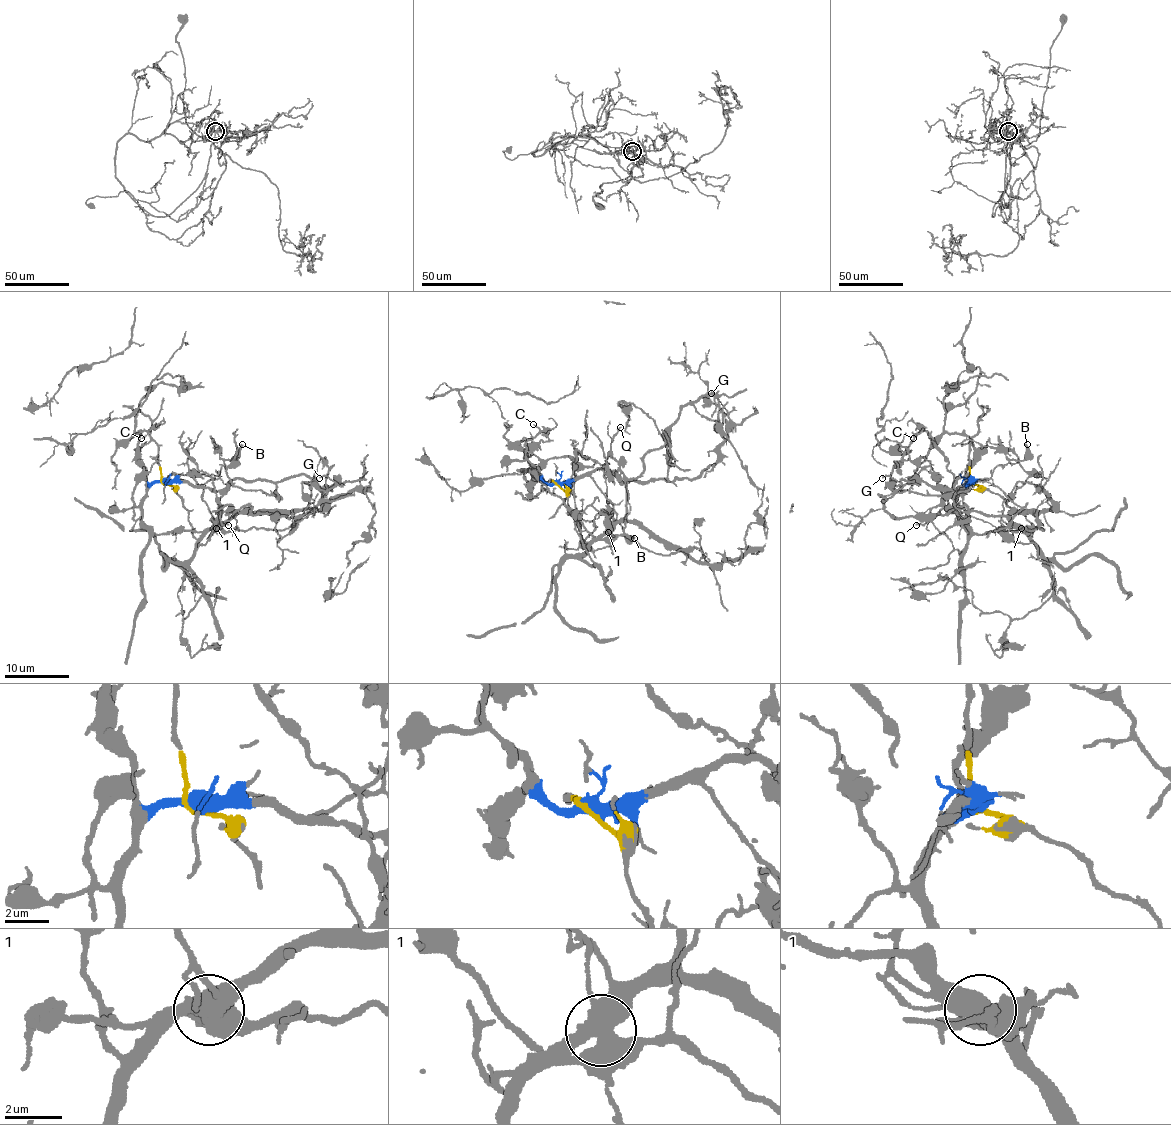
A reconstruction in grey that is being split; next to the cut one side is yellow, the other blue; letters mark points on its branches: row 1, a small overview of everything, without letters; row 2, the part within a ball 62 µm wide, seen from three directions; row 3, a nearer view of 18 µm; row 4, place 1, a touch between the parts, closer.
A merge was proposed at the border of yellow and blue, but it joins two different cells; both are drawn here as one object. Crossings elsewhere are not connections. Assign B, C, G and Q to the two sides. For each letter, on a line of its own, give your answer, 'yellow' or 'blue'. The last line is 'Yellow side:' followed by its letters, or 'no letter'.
B: blue
C: blue
G: blue
Q: yellow
Yellow side: Q

